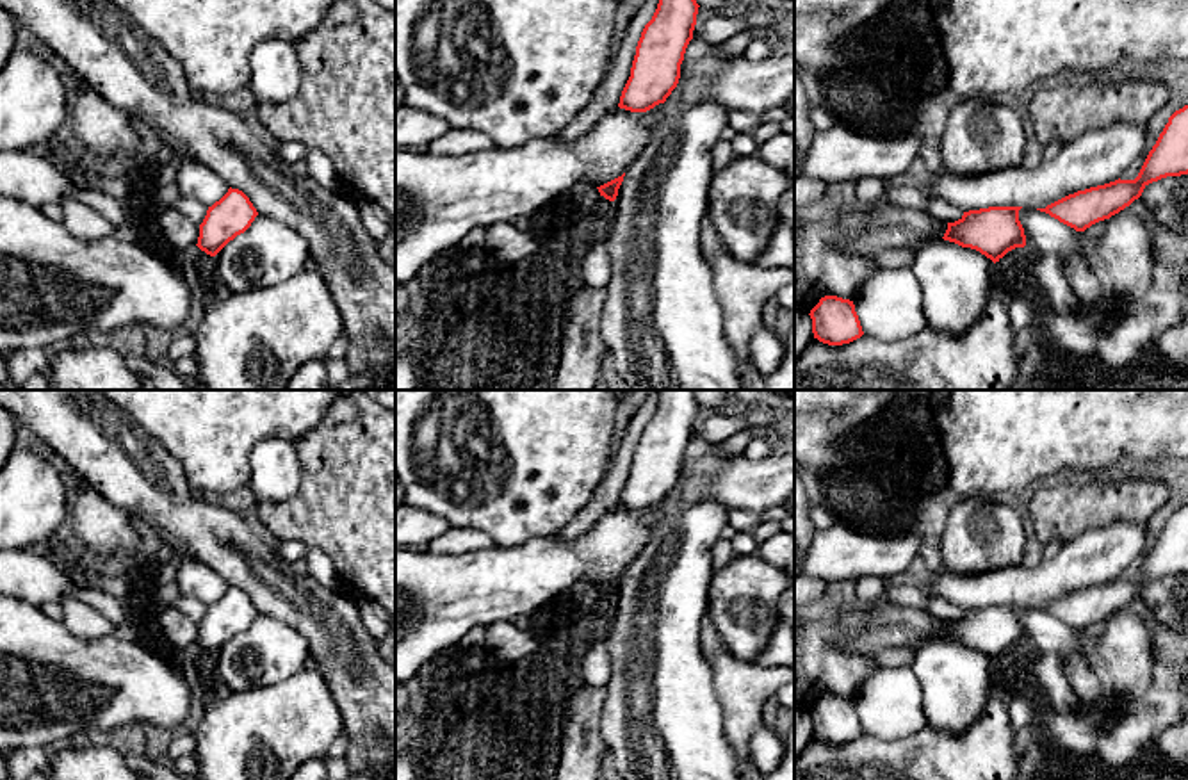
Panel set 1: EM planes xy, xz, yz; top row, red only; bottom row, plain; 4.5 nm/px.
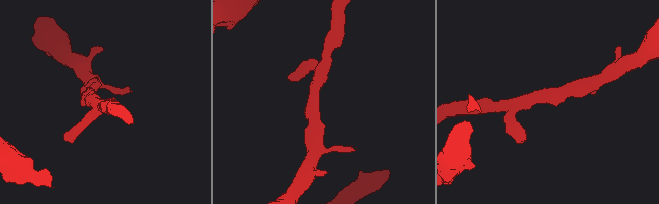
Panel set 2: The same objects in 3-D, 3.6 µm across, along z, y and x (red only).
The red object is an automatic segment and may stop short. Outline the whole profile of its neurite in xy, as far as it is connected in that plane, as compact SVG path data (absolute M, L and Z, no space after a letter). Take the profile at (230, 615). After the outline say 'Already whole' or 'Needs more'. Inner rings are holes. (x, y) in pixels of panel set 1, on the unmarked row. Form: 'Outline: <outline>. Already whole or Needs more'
Outline: M230 586L219 600L208 605L199 623L196 645L216 655L230 639L244 632L256 614L258 611L249 597L242 589Z. Already whole

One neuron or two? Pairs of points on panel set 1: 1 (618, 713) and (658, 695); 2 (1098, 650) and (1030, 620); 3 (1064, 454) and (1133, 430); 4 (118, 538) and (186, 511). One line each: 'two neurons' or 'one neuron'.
1: one neuron
2: two neurons
3: one neuron
4: two neurons

